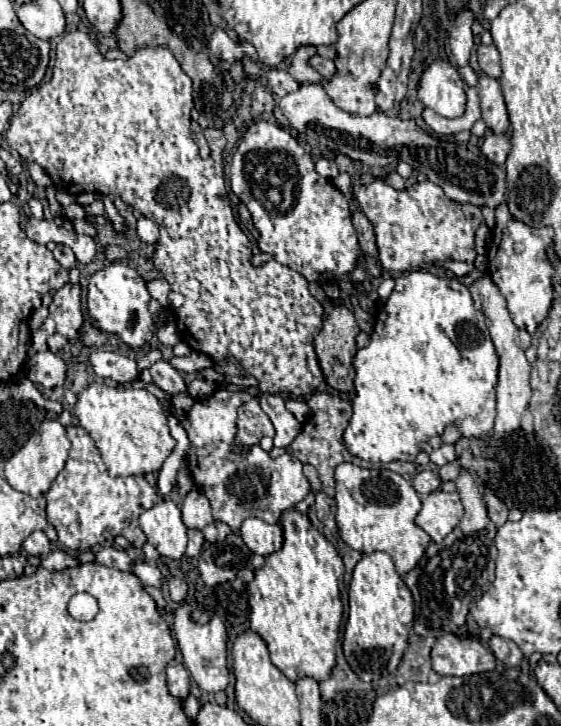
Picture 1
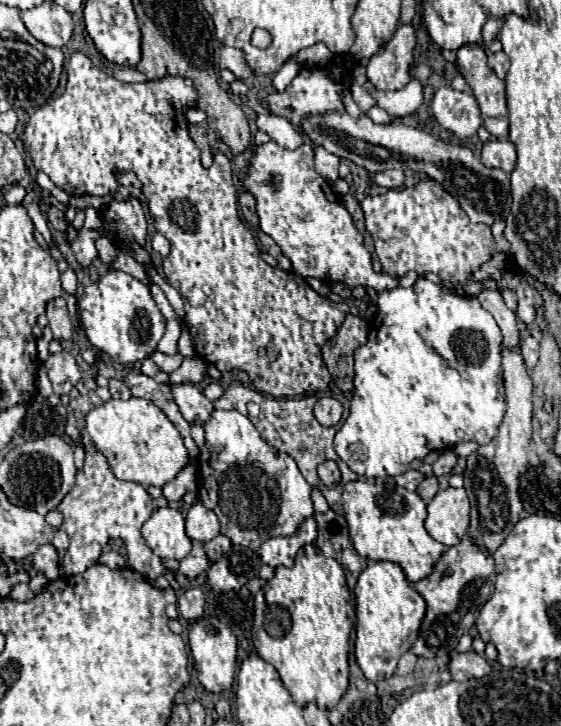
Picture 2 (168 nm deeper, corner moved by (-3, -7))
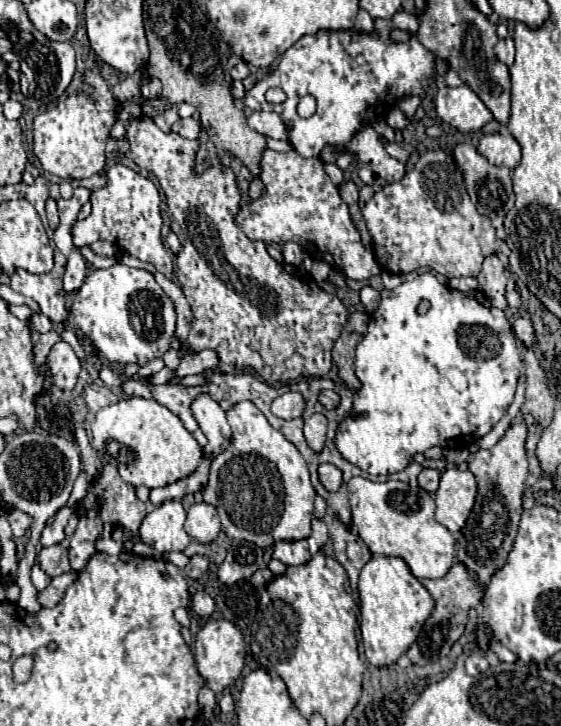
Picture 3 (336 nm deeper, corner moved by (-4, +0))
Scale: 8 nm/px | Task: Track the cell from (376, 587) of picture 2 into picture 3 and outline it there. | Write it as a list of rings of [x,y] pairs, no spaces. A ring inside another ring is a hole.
[[[371,557],[359,575],[359,626],[363,635],[365,655],[375,667],[393,665],[419,637],[423,623],[433,611],[429,591],[409,571],[401,557]]]

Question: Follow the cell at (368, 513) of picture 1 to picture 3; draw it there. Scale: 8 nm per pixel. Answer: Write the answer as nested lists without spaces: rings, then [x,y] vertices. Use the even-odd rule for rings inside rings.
[[[353,477],[347,487],[353,523],[373,555],[405,559],[417,579],[439,579],[449,571],[455,559],[455,539],[449,529],[433,519],[435,501],[427,491],[421,487],[409,487],[403,481],[373,483],[363,477]]]

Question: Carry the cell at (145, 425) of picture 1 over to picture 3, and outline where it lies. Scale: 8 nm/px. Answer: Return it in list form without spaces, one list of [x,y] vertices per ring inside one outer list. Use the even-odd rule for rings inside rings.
[[[123,397],[117,403],[97,411],[91,425],[91,445],[99,451],[105,463],[117,465],[123,481],[133,485],[165,487],[195,471],[203,451],[193,435],[183,427],[181,419],[155,399]]]

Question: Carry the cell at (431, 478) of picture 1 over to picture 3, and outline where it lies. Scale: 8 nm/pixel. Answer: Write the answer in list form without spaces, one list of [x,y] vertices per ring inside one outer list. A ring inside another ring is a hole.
[[[423,469],[419,473],[419,487],[427,493],[435,493],[439,487],[439,471],[437,469]]]

